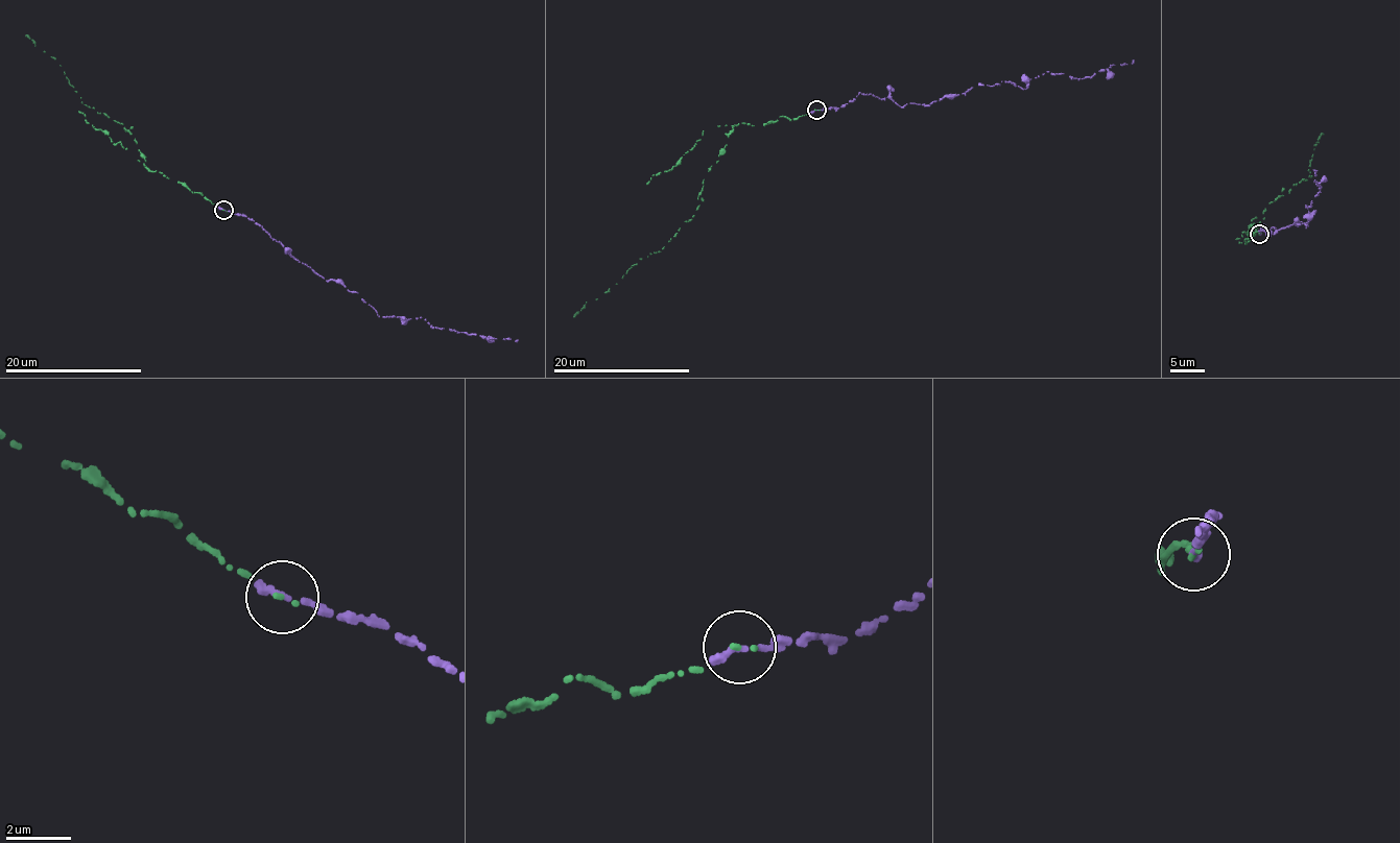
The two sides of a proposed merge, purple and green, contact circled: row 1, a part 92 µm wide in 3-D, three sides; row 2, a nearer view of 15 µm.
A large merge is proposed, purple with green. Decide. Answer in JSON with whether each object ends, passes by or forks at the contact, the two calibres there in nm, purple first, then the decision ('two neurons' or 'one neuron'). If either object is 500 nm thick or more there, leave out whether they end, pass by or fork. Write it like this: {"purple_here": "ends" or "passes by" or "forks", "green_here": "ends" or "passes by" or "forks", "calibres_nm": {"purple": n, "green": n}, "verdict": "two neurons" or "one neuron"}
{"purple_here": "ends", "green_here": "ends", "calibres_nm": {"purple": 300, "green": 110}, "verdict": "one neuron"}

